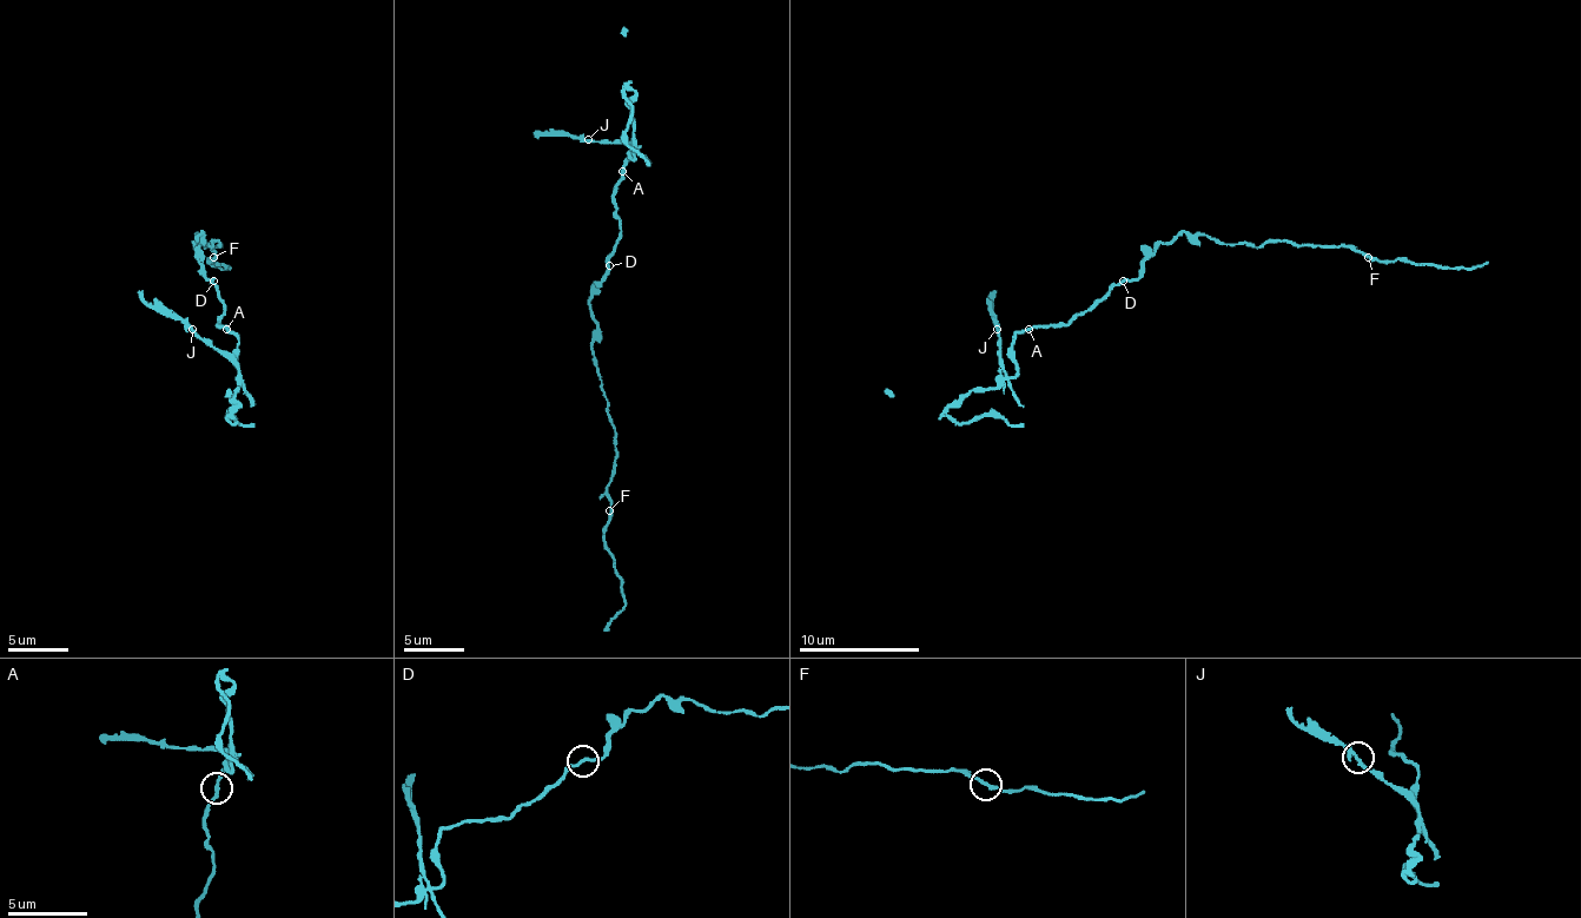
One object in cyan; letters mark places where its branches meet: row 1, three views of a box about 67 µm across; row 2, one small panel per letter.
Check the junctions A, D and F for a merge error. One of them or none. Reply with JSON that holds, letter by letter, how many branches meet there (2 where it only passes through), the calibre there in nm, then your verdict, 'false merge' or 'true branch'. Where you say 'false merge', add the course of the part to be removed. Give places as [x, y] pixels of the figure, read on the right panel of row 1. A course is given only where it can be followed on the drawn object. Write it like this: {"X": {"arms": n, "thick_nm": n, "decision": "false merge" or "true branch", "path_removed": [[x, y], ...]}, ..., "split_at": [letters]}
{"A": {"arms": 2, "thick_nm": 190, "decision": "false merge", "path_removed": [[1030, 329], [1012, 338], [1018, 371], [966, 393], [948, 414], [964, 423], [997, 416], [1012, 426], [1024, 423]]}, "D": {"arms": 2, "thick_nm": 200, "decision": "true branch"}, "F": {"arms": 2, "thick_nm": 190, "decision": "true branch"}, "split_at": ["A"]}

